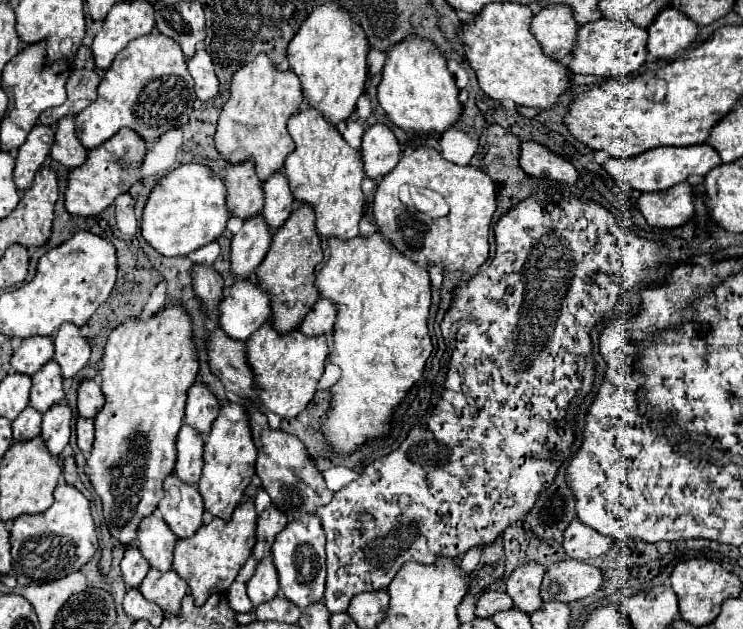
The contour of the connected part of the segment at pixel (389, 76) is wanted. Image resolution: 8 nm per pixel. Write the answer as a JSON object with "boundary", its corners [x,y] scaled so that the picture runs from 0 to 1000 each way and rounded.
{"boundary":[[[555,56],[522,81],[506,154],[509,167],[533,202],[560,215],[595,215],[616,192],[622,180],[616,138],[611,122],[600,113],[600,94],[581,68]]]}

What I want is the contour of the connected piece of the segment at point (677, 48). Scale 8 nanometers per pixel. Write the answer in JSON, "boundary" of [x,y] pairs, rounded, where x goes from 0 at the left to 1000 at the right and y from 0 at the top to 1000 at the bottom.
{"boundary":[[[904,11],[888,17],[869,49],[872,87],[883,94],[907,94],[918,87],[918,81],[923,81],[939,56],[937,37],[929,37],[923,24],[904,17]]]}

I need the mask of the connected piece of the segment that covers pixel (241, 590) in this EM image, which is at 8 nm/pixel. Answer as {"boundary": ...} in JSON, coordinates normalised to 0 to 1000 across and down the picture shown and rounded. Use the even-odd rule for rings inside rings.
{"boundary":[[[315,927],[307,936],[304,949],[307,949],[307,962],[310,962],[312,971],[318,971],[318,975],[336,975],[339,971],[339,959],[331,946],[331,930],[328,927]]]}

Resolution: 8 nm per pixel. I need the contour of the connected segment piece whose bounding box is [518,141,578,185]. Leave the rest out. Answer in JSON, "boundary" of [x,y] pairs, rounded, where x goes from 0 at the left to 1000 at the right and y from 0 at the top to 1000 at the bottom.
{"boundary":[[[719,224],[703,227],[703,243],[697,259],[700,269],[719,285],[738,281],[740,288],[759,294],[773,294],[778,288],[778,272],[764,256],[759,256],[756,250],[751,250],[748,243],[738,240],[735,234]]]}

